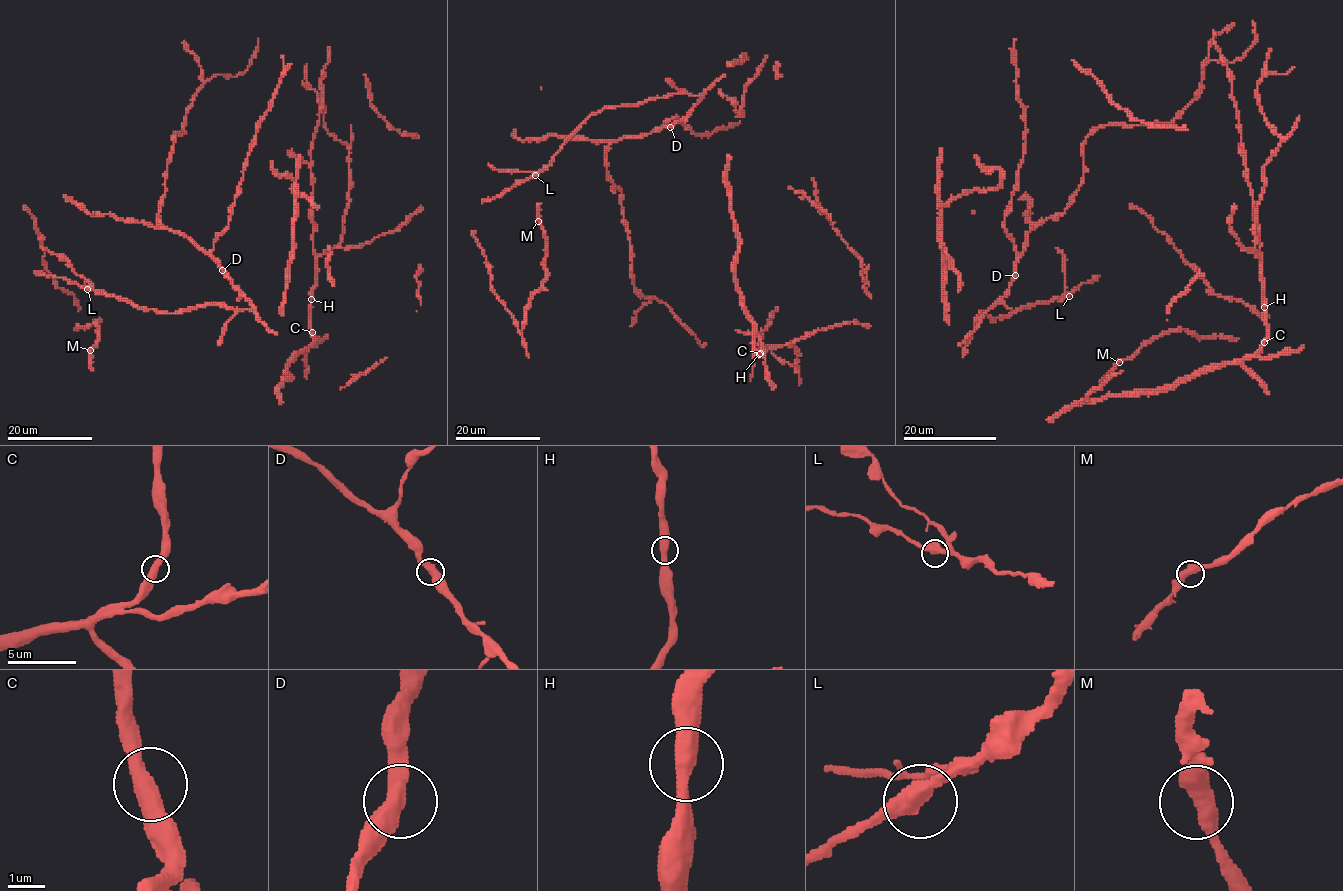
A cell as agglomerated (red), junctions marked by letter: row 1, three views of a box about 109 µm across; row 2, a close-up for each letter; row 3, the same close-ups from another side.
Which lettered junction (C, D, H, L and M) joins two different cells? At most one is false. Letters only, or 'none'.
none

